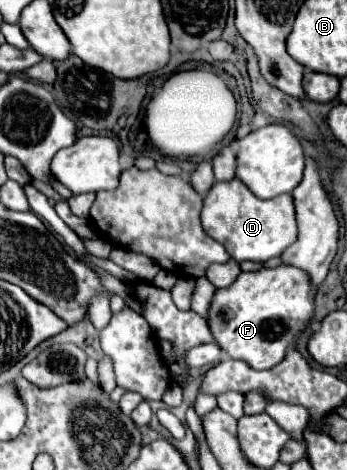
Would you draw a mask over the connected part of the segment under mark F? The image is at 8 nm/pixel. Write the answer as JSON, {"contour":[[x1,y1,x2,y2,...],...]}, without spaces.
{"contour":[[281,264,277,268,241,272,231,286,217,288,207,316,215,344,233,360,243,360,255,370,279,364,295,334,307,326,313,314,311,284,305,276,303,270]]}

